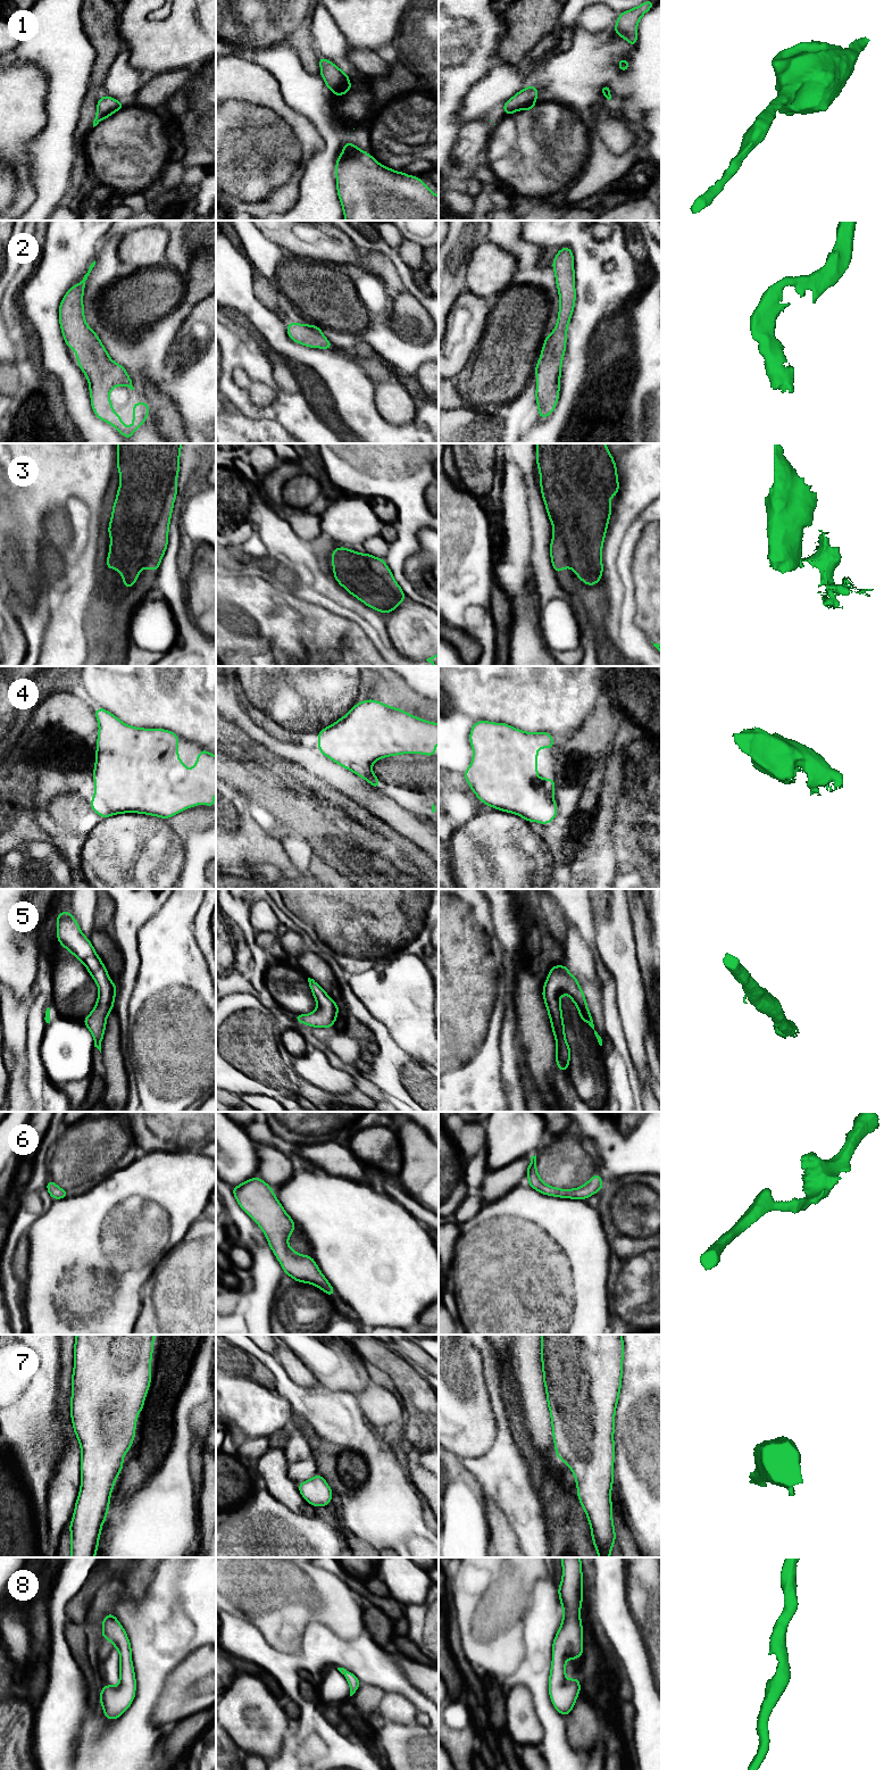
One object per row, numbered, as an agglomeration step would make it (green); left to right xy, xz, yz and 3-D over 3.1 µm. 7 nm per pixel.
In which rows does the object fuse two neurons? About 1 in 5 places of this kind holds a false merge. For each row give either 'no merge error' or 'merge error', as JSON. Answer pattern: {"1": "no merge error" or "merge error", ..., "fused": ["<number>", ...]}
{"1": "no merge error", "2": "no merge error", "3": "no merge error", "4": "no merge error", "5": "no merge error", "6": "no merge error", "7": "no merge error", "8": "no merge error", "fused": []}

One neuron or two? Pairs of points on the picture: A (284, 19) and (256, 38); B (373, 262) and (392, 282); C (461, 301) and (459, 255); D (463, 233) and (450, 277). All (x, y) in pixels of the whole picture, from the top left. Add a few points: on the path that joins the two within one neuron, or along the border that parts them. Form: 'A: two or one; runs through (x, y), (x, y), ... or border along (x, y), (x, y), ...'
A: one; runs through (277, 19), (274, 19), (263, 31)
B: one; runs through (377, 266), (389, 277)
C: two; border along (465, 290), (457, 298), (450, 310)
D: one; runs through (459, 244), (450, 262), (450, 266)

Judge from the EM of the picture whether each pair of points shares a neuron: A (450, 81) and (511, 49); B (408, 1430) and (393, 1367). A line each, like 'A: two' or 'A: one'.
A: two
B: one

